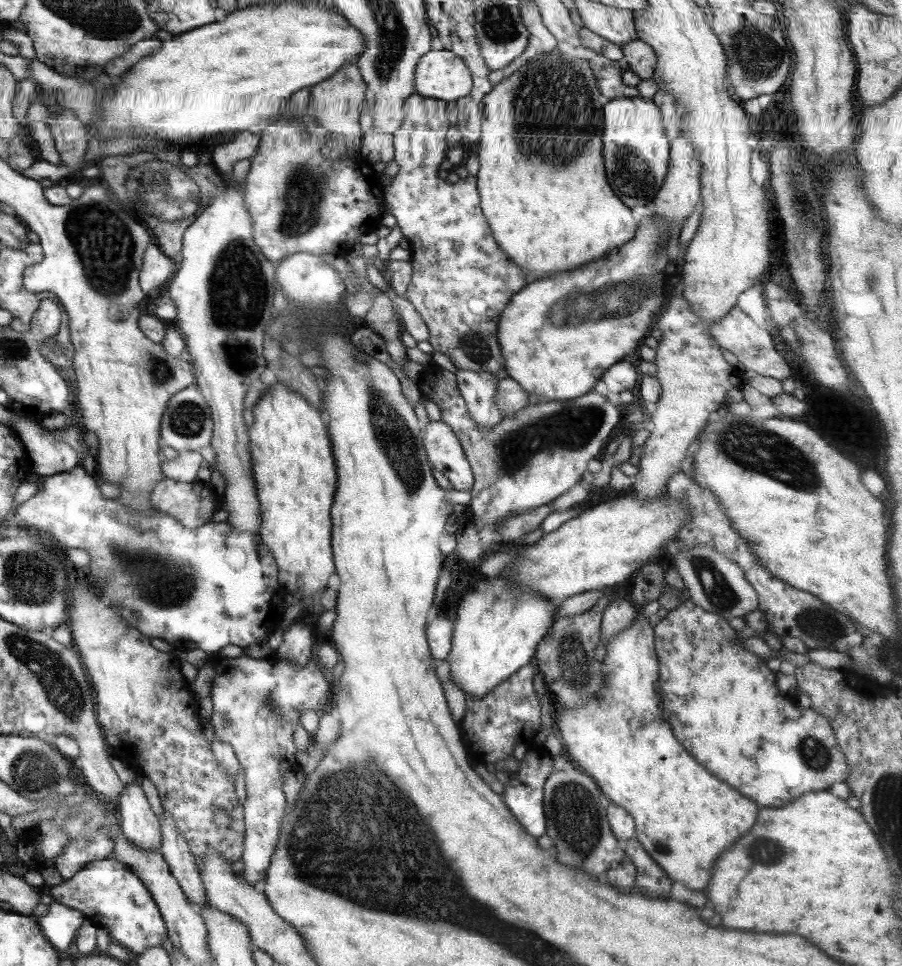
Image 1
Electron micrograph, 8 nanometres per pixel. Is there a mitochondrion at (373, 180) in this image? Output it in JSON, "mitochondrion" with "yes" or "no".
{"mitochondrion":"no"}

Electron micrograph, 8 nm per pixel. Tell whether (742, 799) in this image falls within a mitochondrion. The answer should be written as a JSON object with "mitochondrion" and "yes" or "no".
{"mitochondrion":"no"}

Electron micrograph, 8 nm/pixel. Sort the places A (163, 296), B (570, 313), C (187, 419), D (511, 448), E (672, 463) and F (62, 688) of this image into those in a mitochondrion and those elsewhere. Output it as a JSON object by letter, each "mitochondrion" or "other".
{"A":"other","B":"mitochondrion","C":"mitochondrion","D":"mitochondrion","E":"other","F":"mitochondrion"}

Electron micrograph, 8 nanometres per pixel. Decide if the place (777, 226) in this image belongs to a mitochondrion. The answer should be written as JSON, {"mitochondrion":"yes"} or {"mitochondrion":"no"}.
{"mitochondrion":"no"}

